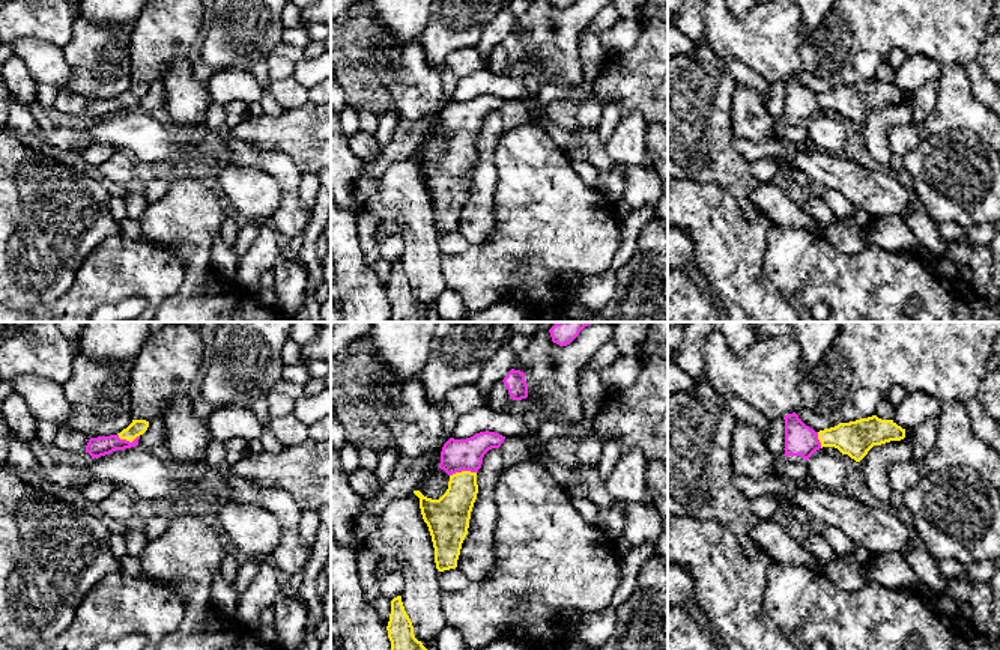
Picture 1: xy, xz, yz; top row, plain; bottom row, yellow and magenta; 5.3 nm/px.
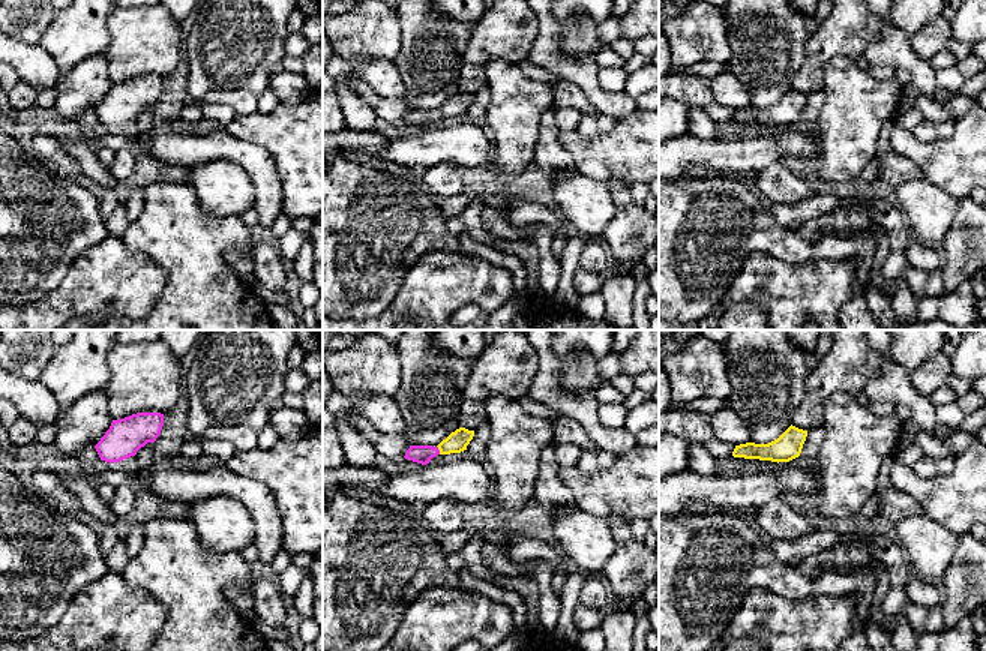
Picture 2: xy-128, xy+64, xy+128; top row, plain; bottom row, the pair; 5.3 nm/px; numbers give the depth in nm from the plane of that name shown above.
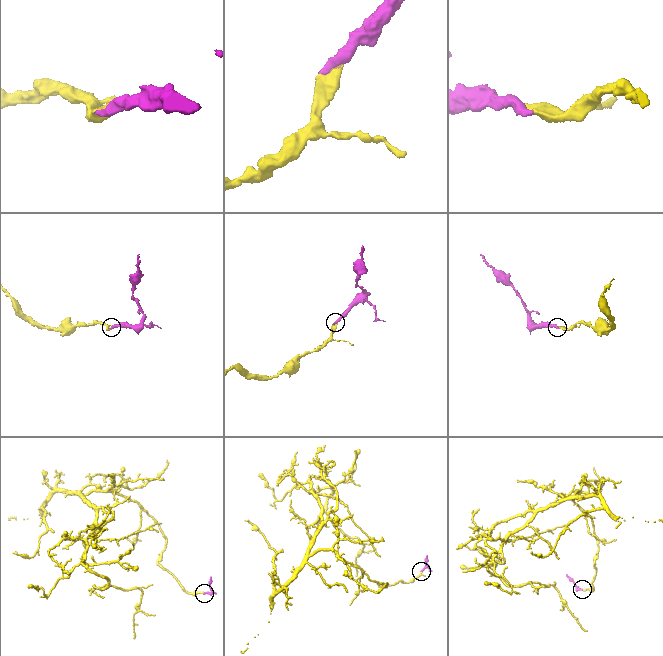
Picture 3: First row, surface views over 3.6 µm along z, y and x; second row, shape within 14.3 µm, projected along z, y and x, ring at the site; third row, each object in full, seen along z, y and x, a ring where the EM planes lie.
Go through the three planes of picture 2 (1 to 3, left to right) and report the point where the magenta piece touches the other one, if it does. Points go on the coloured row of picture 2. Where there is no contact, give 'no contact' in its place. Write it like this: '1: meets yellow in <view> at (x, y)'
1: no contact
2: meets yellow in xy+64 at (438, 449)
3: no contact

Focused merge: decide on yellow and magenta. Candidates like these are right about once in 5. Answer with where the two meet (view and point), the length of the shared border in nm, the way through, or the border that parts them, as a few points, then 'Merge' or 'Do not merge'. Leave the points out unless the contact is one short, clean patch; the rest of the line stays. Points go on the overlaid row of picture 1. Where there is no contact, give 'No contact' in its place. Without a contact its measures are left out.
Touches yellow at xz (462, 471). Shared border 150 nm. Path across: xz (450, 515), (462, 492), (462, 471), (462, 461), (457, 455). Merge

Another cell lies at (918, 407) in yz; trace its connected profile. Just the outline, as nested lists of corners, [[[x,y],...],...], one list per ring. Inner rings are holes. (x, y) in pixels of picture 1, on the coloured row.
[[[913,391],[895,406],[893,423],[905,430],[914,430],[926,418],[937,417],[941,409],[941,402],[935,397]]]

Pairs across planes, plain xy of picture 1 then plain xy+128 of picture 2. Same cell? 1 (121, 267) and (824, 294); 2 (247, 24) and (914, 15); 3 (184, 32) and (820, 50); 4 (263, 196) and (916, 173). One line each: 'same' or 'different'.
1: same
2: same
3: same
4: different

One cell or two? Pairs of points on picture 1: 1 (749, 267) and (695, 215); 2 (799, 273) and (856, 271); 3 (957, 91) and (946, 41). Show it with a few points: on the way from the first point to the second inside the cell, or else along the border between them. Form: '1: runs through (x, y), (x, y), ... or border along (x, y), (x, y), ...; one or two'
1: runs through (736, 253), (709, 226); one
2: runs through (812, 273), (842, 273); one
3: border along (942, 65), (960, 65), (970, 82), (973, 94); two

